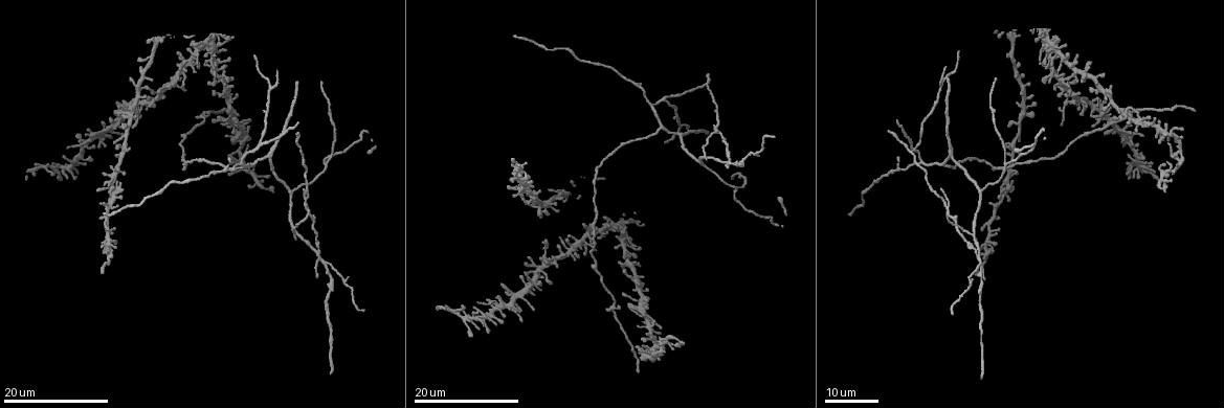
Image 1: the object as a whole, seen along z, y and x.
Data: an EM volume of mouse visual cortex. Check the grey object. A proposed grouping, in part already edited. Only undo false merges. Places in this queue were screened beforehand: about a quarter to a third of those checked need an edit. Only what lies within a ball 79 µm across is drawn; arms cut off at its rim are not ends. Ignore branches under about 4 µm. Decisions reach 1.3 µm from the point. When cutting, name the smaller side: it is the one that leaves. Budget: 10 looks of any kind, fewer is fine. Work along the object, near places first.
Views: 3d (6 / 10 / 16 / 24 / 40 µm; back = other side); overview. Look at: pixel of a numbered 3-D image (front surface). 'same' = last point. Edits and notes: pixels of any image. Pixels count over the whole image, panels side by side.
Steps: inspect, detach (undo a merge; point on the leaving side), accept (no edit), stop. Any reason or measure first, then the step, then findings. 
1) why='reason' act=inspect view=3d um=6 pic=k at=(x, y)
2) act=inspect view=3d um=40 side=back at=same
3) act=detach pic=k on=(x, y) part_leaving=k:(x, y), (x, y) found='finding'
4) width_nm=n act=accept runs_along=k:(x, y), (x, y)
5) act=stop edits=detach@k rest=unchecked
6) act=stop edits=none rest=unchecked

why='four arms meet' act=inspect view=3d um=16 pic=1 at=(536, 276)

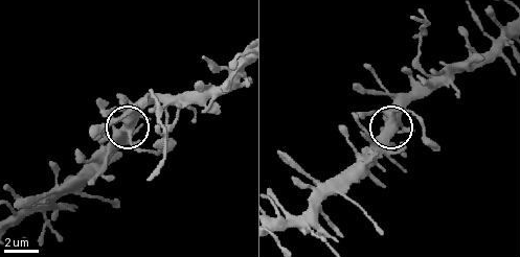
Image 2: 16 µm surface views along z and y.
why='closer look' act=inspect view=3d um=6 pic=2 at=(388, 127)

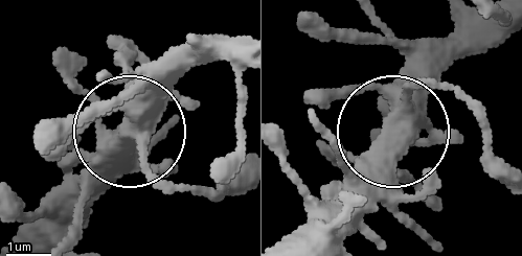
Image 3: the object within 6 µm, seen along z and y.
width_nm=450 act=accept found='continuous, no second neuron'

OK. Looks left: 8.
why='four arms meet' act=inspect view=3d um=24 pic=1 at=(1180, 153)

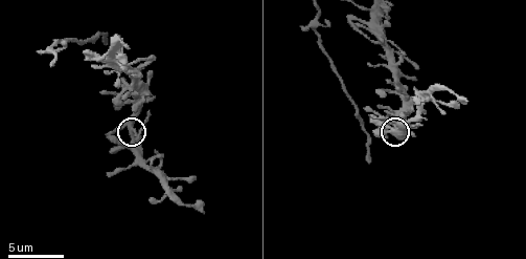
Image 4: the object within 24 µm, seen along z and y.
why='closer look' act=inspect view=3d um=6 pic=4 at=(132, 131)

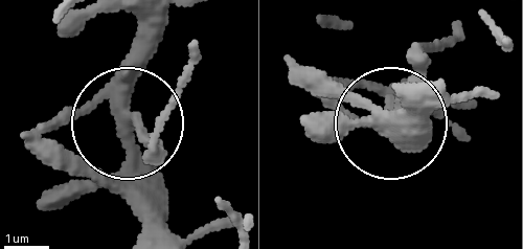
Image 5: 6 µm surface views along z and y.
why='from behind' act=inspect view=3d um=6 side=back pic=5 at=(127, 118)

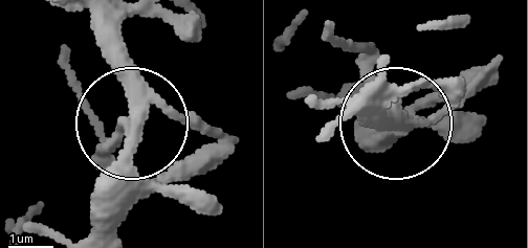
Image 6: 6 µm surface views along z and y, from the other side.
arms=4 act=accept found='continuous, no second neuron'

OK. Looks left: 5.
why='three arms meet' act=inspect view=3d um=6 pic=4 at=(367, 35)

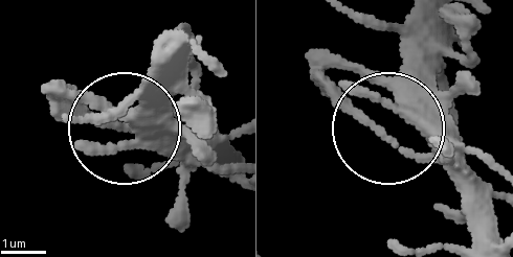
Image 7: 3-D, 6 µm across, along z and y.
width_nm=120 act=accept found='all the same neuron'

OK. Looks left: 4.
why='four-way junction' act=inspect view=3d um=16 pic=4 at=(52, 48)

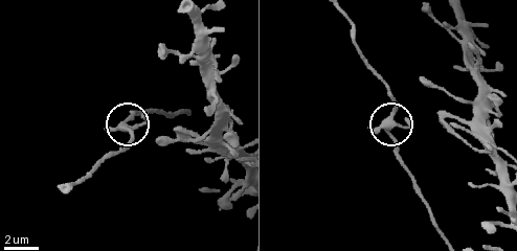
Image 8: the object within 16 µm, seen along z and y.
arms=4 act=accept found='one neuron here'

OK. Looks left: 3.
why='a fork' act=inspect view=3d um=24 pic=1 at=(1003, 162)

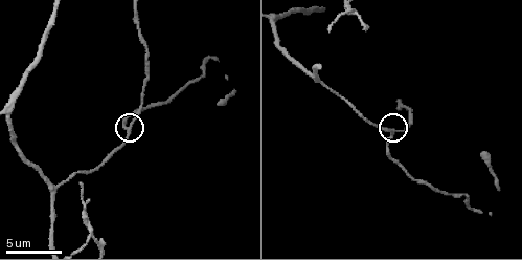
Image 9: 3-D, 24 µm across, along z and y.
act=inspect view=3d um=6 pic=9 at=(394, 134)

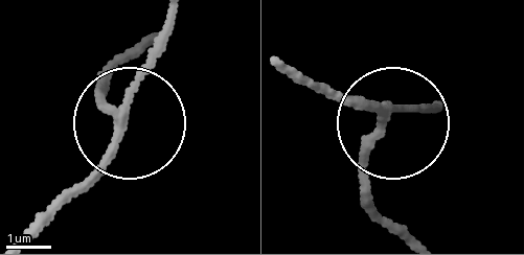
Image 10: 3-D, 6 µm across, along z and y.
act=accept runs_along=10:(286, 66), (383, 118), (432, 111) found='one neuron here'

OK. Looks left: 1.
act=stop edits=none rest=unchecked

